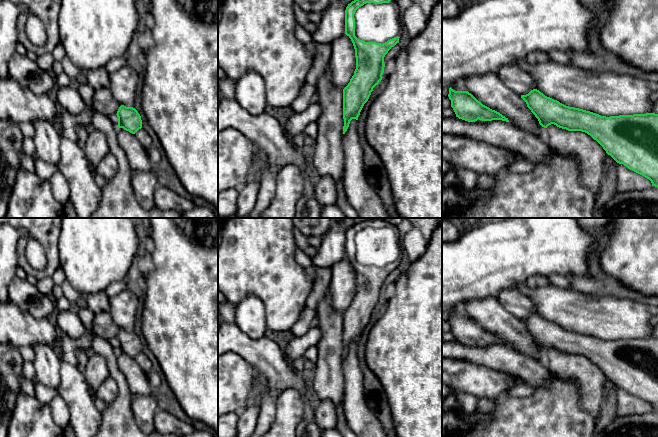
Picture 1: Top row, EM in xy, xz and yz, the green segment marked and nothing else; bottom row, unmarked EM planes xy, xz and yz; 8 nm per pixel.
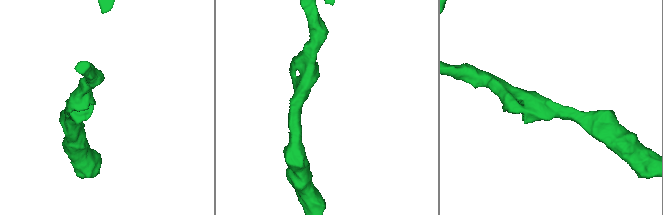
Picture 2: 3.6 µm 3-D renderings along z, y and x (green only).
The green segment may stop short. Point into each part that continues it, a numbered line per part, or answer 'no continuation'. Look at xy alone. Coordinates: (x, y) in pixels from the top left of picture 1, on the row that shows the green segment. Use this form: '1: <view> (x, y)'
no continuation

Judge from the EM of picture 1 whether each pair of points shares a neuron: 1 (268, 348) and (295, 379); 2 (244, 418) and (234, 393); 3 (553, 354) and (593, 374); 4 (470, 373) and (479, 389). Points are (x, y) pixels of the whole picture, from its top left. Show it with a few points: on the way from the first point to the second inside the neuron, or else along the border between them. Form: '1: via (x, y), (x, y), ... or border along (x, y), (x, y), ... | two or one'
1: via (271, 356), (287, 372) | one
2: border along (245, 407), (237, 412) | two
3: via (563, 364), (566, 367), (578, 367), (583, 370) | one
4: via (472, 377), (479, 385) | one

